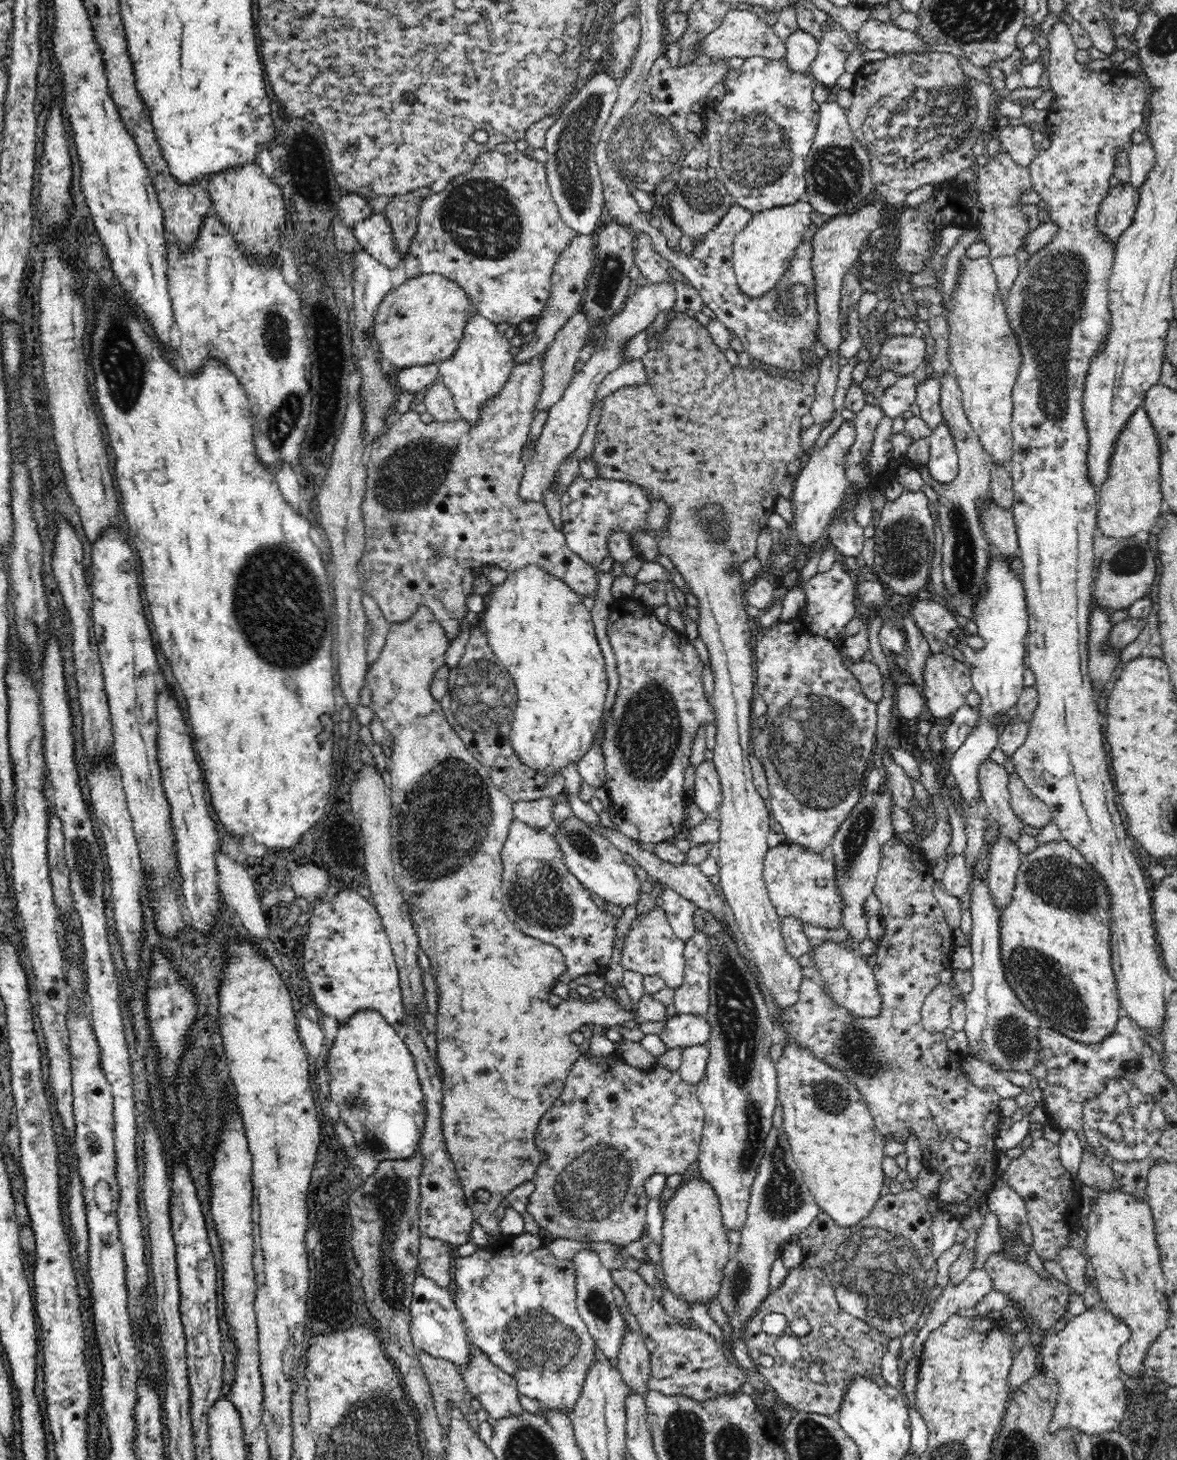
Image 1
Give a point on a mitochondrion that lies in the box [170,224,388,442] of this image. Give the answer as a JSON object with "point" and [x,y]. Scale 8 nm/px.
{"point":[276,338]}

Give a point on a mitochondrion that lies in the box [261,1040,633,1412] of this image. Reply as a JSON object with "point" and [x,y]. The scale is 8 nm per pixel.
{"point":[536,1338]}

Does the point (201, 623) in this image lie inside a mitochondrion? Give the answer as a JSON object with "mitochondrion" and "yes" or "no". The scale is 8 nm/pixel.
{"mitochondrion":"no"}

